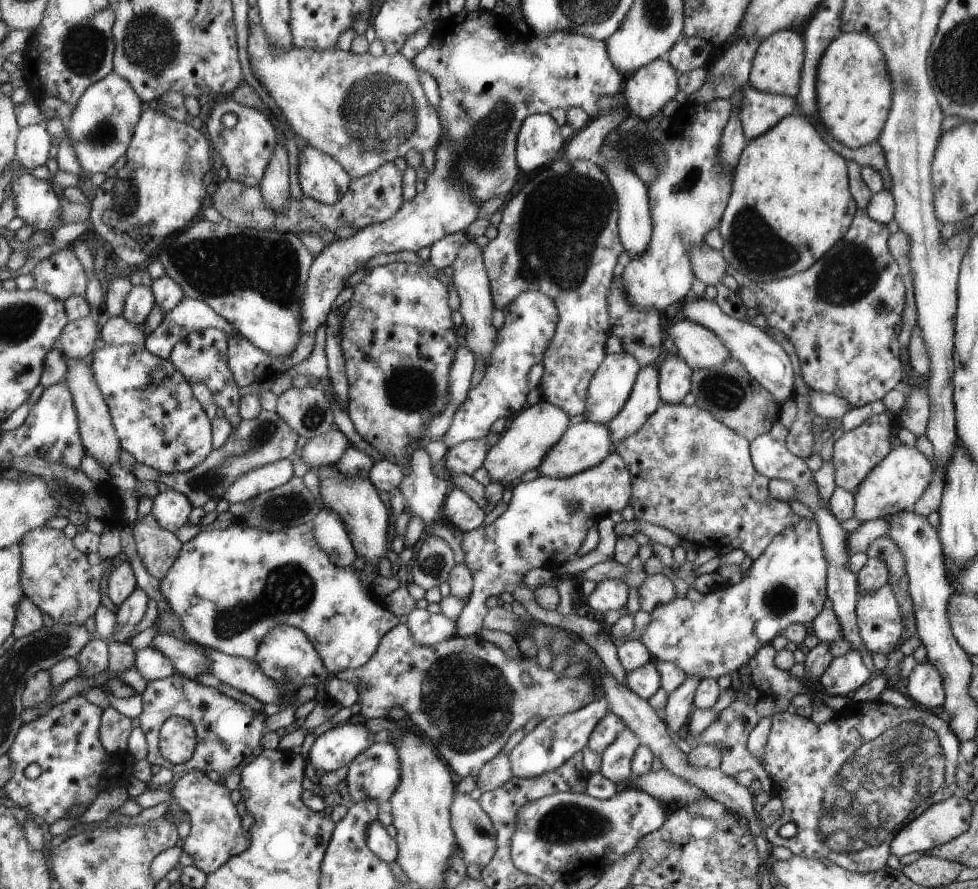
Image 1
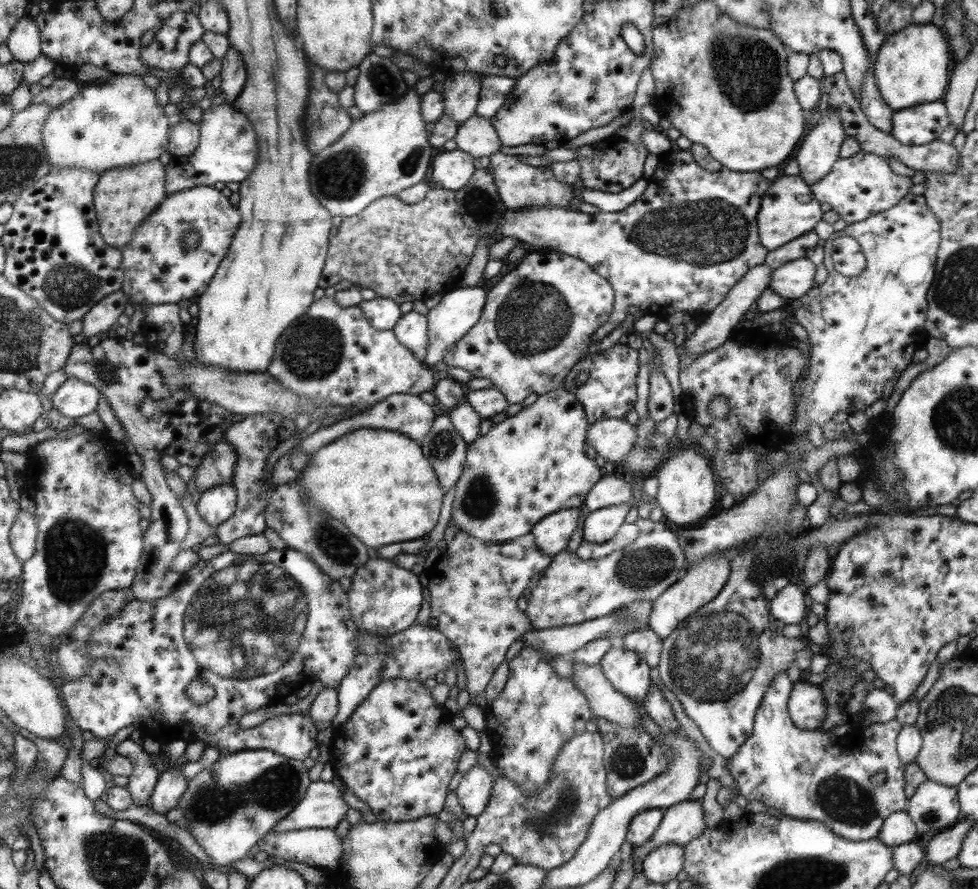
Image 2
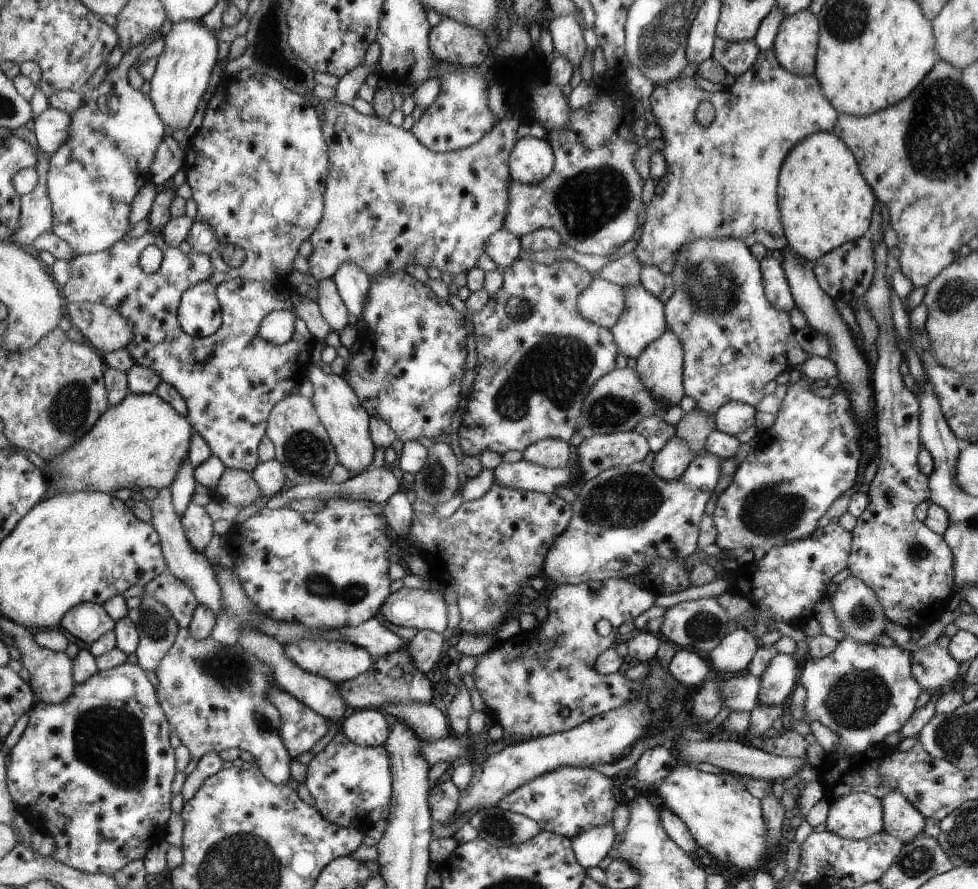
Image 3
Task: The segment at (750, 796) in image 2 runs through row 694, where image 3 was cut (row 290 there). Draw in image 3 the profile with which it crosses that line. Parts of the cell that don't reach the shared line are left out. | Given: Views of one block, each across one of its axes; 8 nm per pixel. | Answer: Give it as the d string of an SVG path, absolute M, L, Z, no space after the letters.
M770 253L762 260L763 285L768 300L780 311L790 313L795 308L791 285L787 278L782 260L776 253Z

